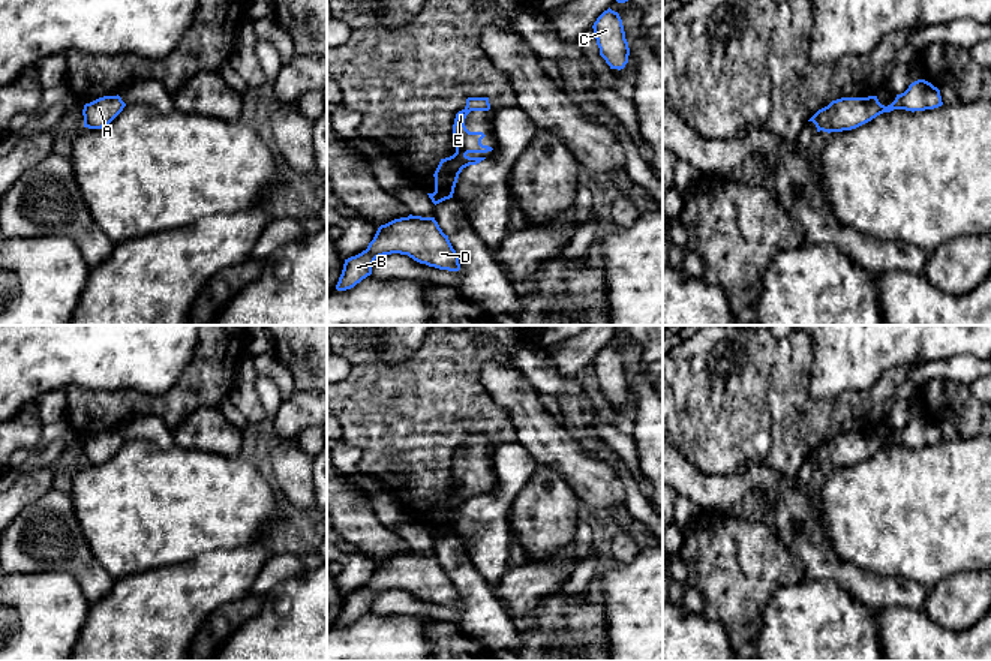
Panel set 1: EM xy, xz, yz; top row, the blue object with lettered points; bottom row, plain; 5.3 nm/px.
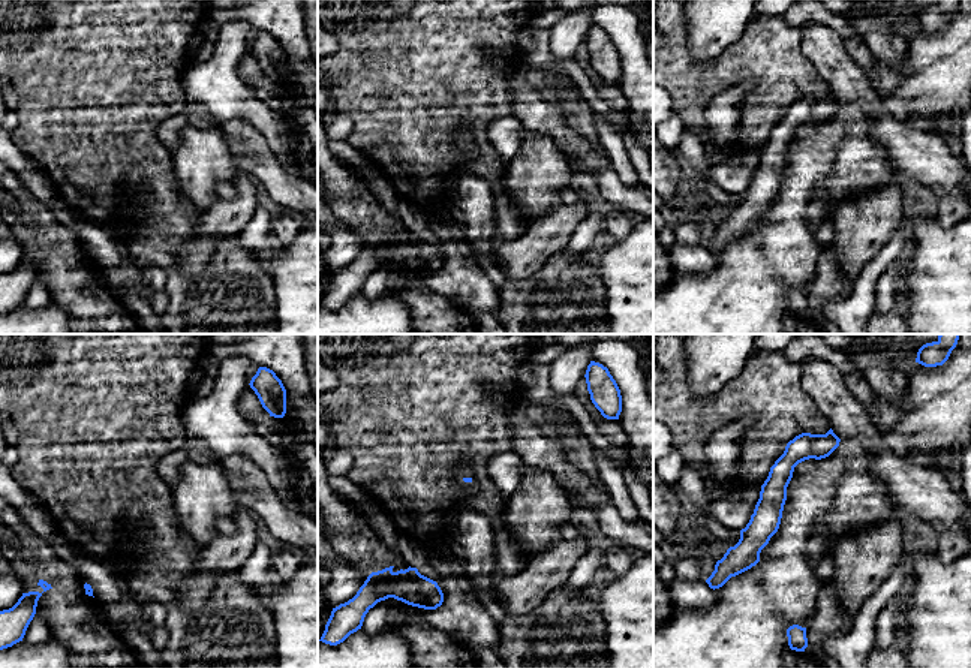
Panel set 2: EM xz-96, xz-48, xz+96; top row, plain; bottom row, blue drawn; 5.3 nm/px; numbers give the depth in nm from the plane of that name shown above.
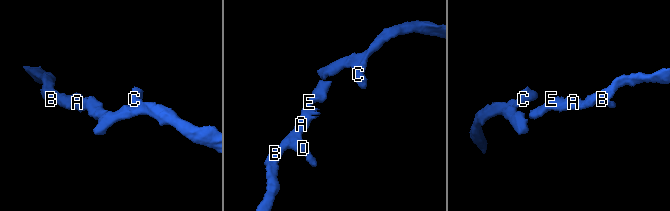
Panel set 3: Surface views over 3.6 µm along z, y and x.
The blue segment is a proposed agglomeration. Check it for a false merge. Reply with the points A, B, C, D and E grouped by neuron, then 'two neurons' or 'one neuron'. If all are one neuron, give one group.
A B C D E; one neuron

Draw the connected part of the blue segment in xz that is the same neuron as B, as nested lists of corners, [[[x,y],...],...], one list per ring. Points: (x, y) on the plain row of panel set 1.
[[[409,550],[381,561],[366,586],[345,595],[336,625],[354,624],[372,610],[376,594],[391,589],[408,591],[439,606],[460,606],[459,592],[435,553]]]

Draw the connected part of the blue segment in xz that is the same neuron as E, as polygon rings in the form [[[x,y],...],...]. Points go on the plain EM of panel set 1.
[[[468,433],[466,442],[456,450],[453,460],[453,477],[456,489],[450,493],[441,495],[433,513],[435,528],[427,529],[436,541],[445,535],[453,534],[459,510],[469,501],[477,501],[486,493],[469,493],[469,489],[487,489],[493,484],[483,481],[481,475],[486,472],[483,468],[469,468],[465,462],[465,454],[471,447],[489,447],[489,433]]]

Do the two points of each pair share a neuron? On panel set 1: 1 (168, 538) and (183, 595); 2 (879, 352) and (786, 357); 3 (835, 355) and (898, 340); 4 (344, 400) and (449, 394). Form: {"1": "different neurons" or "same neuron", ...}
{"1": "different neurons", "2": "different neurons", "3": "same neuron", "4": "same neuron"}

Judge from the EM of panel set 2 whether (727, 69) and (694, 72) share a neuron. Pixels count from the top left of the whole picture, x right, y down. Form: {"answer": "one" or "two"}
{"answer": "one"}

